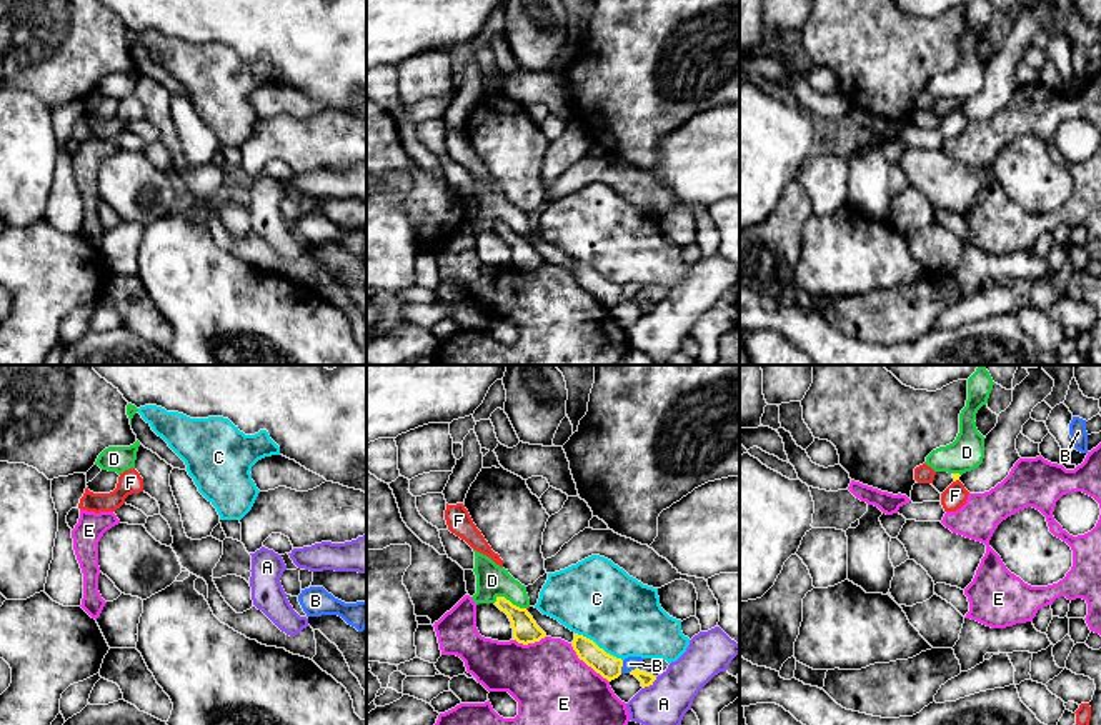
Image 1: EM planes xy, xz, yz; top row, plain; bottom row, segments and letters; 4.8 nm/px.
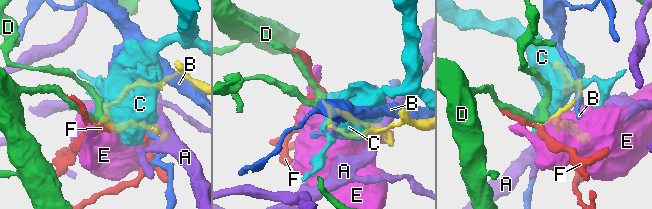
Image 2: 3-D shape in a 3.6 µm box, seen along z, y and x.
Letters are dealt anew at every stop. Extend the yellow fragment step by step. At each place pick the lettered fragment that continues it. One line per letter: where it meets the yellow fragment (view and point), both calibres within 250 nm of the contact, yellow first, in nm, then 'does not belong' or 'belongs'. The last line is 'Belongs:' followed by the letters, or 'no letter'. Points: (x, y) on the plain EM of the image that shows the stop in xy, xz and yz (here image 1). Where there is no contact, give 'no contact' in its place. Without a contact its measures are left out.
A: xz (650, 310) | 60/240 nm | does not belong
B: xz (622, 292) | 110/70 nm | does not belong
C: xz (597, 272) | 110/380 nm | does not belong
D: xz (508, 227) | 130/160 nm | does not belong
E: xz (587, 290) | 110/480 nm | does not belong
F: yz (956, 105) | 30/110 nm | does not belong
Belongs: no letter

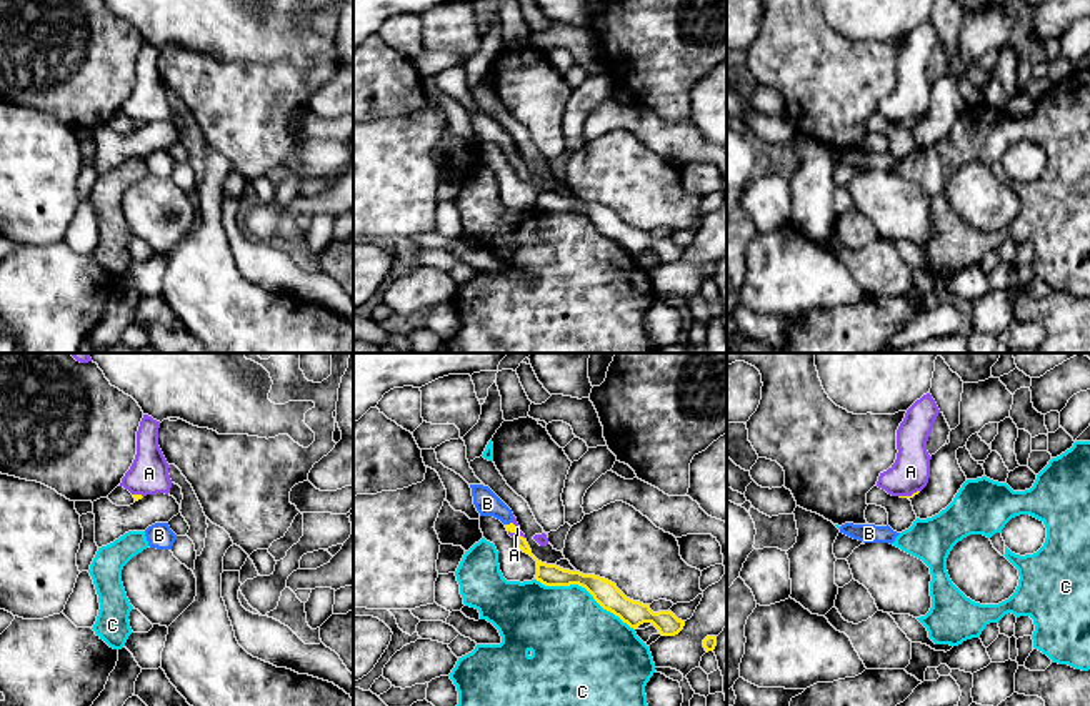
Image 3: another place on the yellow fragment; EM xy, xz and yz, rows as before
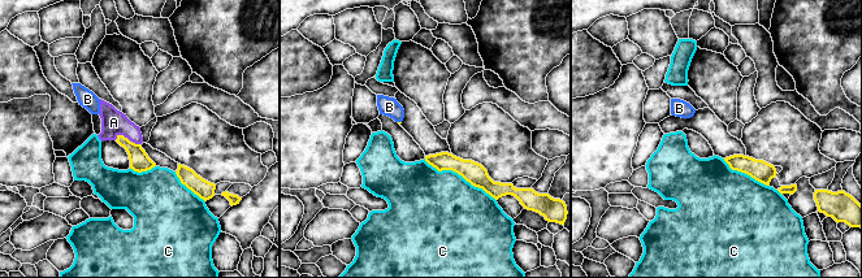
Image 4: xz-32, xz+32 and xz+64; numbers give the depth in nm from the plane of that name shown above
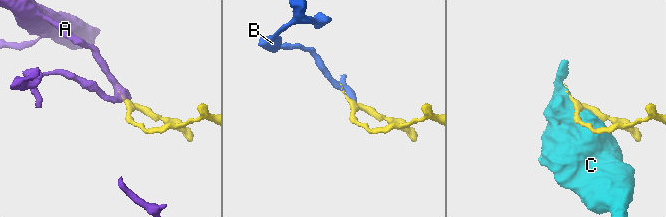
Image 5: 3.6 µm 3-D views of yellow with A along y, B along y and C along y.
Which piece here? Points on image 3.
A: yz (909, 124) | 20/190 nm | does not belong
B: xz (507, 152) | 40/120 nm | belongs
C: xz (585, 215) | 120/420 nm | does not belong
Belongs: B

